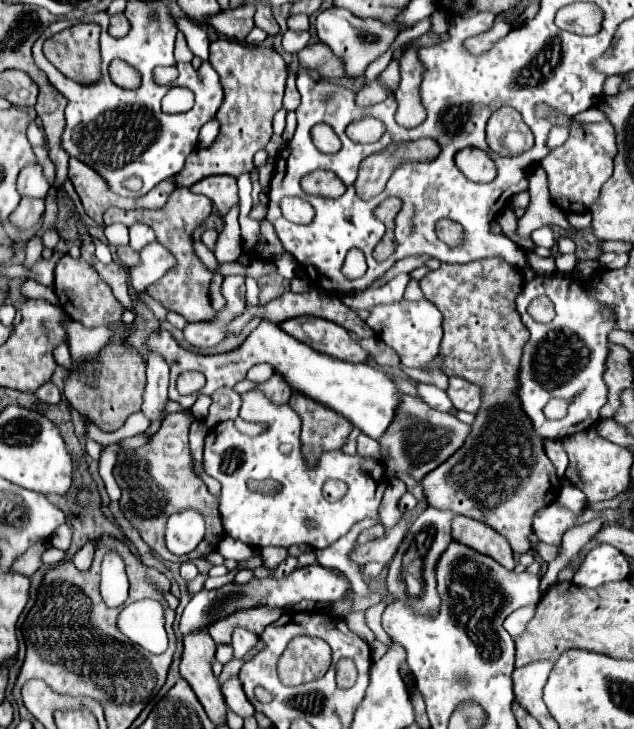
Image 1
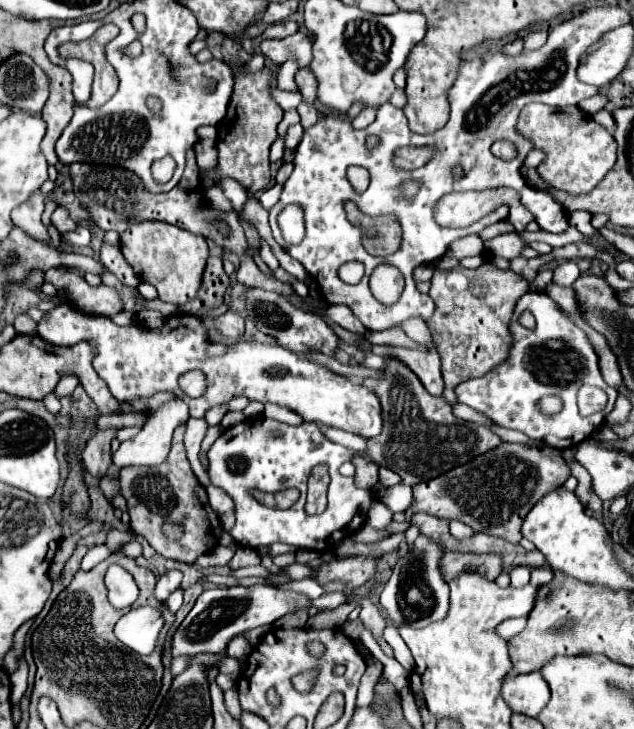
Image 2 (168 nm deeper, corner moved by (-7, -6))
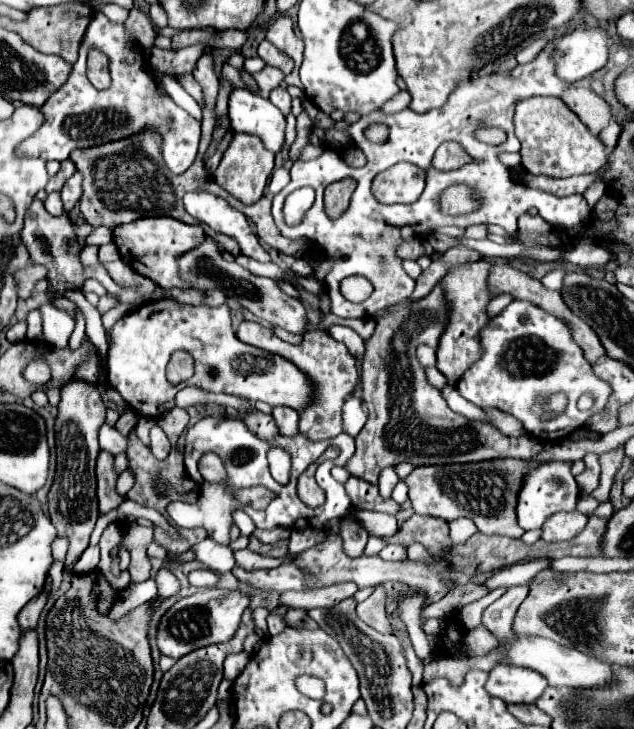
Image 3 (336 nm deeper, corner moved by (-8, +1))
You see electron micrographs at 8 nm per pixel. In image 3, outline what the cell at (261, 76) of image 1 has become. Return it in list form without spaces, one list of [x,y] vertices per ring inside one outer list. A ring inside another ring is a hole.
[[[234,134],[228,150],[224,152],[220,160],[218,170],[214,172],[214,180],[242,204],[254,204],[262,198],[268,178],[272,174],[272,168],[274,168],[274,154],[260,148],[260,140],[256,140],[256,136]]]

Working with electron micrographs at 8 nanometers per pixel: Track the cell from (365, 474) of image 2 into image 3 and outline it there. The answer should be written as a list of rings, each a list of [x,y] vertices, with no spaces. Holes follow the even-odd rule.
[[[348,478],[348,482],[344,484],[346,492],[352,500],[352,504],[358,510],[372,510],[372,512],[386,512],[386,514],[396,514],[398,512],[398,504],[394,500],[384,500],[378,492],[378,486],[372,486],[360,478]]]

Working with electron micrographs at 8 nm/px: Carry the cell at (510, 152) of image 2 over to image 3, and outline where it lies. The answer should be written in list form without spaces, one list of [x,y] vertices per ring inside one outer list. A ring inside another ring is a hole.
[[[480,128],[476,132],[476,138],[482,140],[482,142],[488,142],[488,144],[502,144],[506,140],[506,132],[500,130],[500,128]]]

